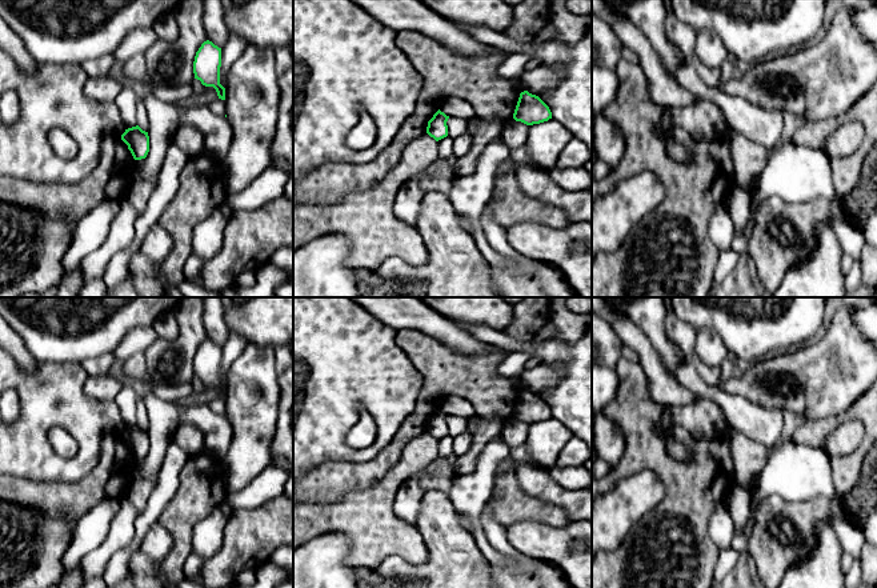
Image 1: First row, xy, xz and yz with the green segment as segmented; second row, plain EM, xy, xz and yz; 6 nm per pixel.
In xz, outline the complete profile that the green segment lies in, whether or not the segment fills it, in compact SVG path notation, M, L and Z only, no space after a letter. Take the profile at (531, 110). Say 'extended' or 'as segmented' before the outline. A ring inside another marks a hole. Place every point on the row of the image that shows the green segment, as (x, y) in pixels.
as segmented; M524 91L520 93L513 119L533 125L552 119L552 112L538 96Z

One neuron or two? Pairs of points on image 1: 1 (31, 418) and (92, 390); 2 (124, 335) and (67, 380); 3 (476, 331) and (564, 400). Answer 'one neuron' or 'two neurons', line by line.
1: two neurons
2: two neurons
3: one neuron

